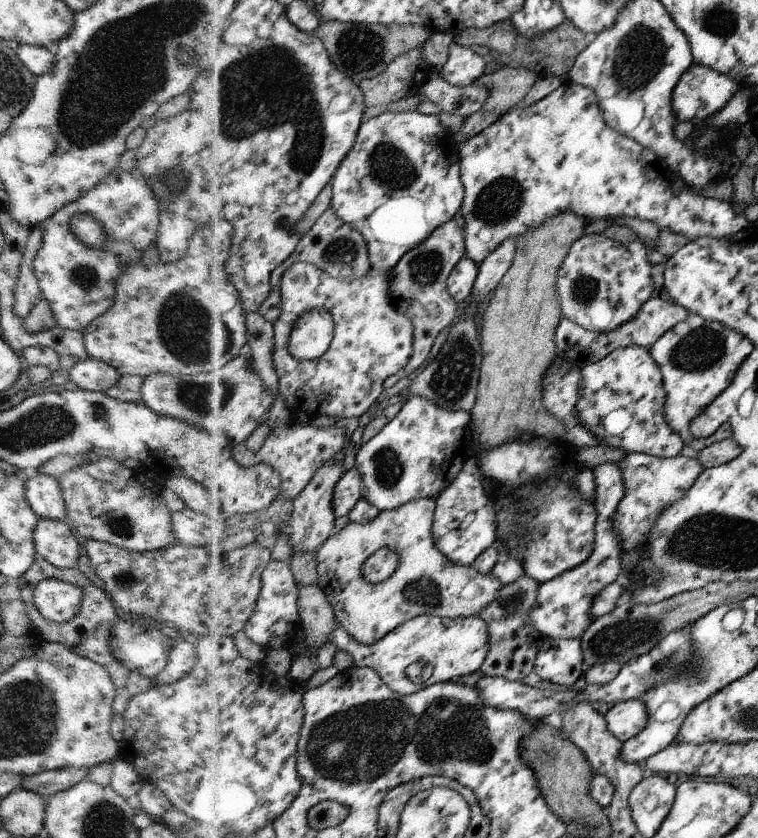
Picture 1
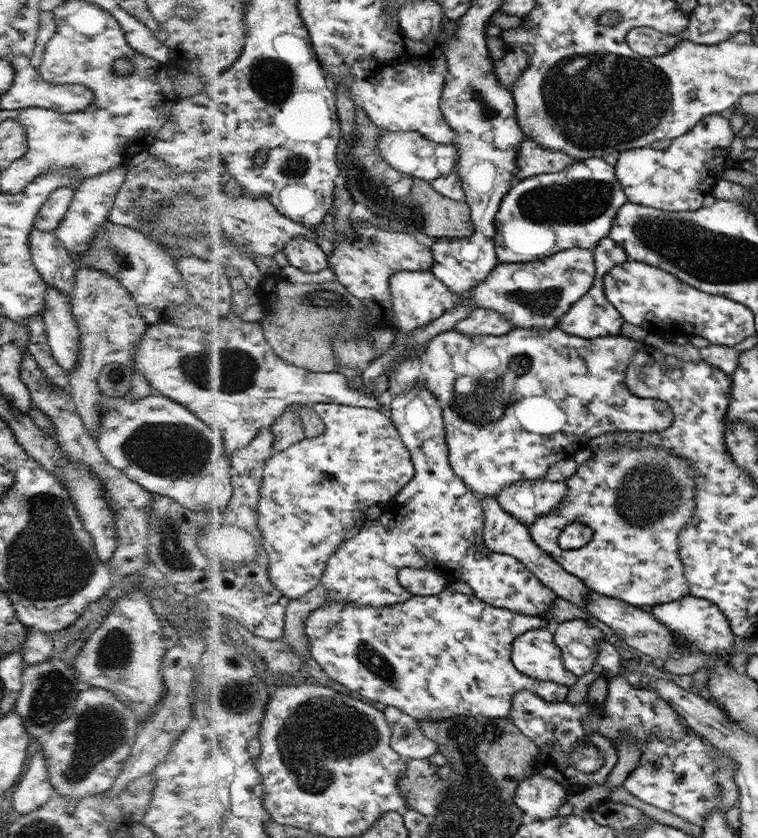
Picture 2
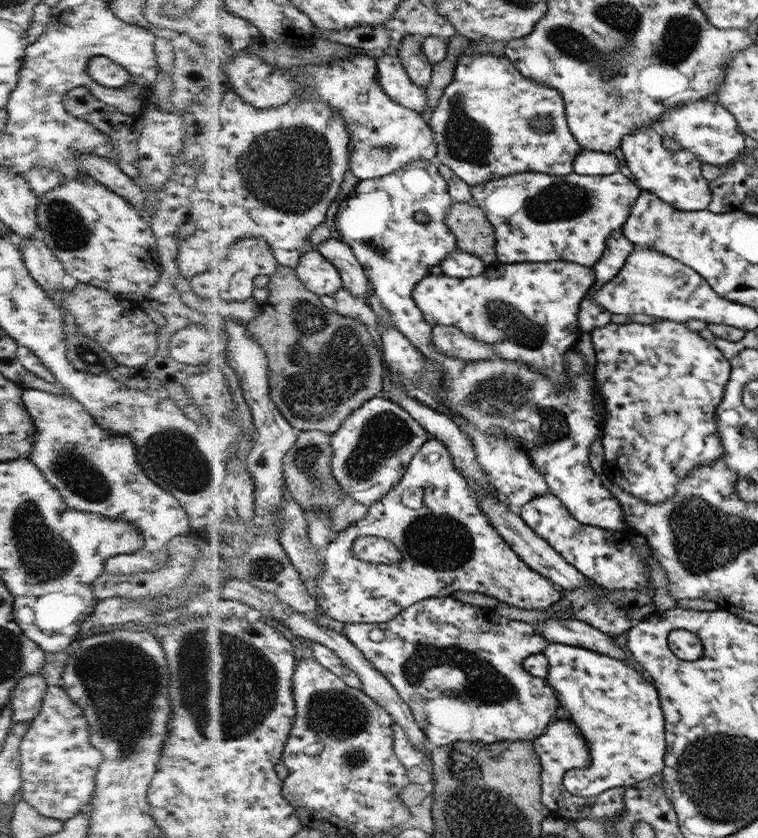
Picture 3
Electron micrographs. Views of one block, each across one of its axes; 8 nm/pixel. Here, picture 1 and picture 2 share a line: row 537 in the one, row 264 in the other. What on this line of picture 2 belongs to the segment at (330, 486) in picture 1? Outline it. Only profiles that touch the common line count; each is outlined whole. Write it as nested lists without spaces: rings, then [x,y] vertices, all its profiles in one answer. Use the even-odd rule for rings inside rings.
[[[297,237],[284,250],[290,257],[290,264],[310,272],[330,269],[330,255],[326,254],[316,242]]]

